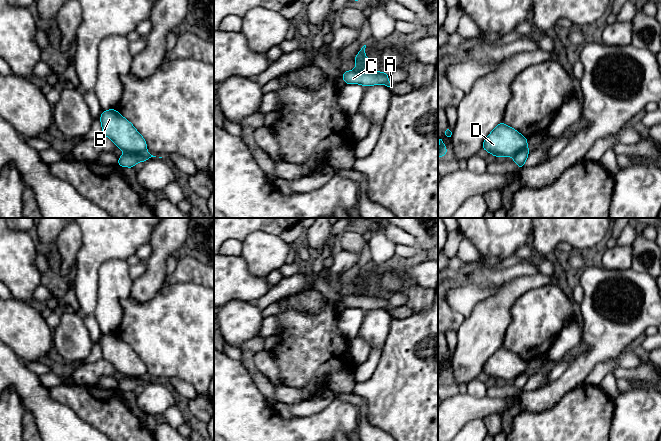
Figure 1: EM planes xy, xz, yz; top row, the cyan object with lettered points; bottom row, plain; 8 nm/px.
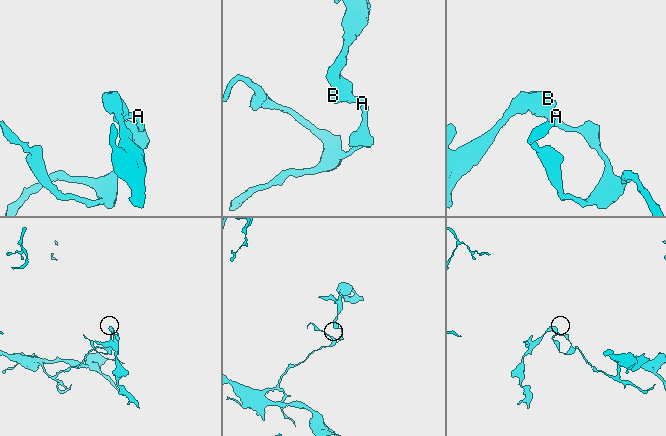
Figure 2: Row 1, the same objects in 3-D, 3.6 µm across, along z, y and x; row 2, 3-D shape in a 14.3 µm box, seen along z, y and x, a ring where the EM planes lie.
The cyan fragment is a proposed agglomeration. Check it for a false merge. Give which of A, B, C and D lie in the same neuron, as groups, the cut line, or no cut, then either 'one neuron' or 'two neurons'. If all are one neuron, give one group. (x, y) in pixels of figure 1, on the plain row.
A C / B D; cut in xy along (125, 375), (132, 377), (146, 376); two neurons

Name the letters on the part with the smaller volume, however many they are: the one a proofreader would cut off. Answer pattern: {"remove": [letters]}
{"remove": ["B", "D"]}

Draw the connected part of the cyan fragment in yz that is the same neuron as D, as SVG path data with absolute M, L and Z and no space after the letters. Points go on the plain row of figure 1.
M500 346L484 364L482 373L495 381L514 380L528 371L527 362L517 354Z

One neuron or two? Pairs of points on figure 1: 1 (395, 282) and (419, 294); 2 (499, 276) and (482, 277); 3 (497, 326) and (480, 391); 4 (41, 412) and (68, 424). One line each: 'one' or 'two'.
1: one
2: one
3: two
4: one

